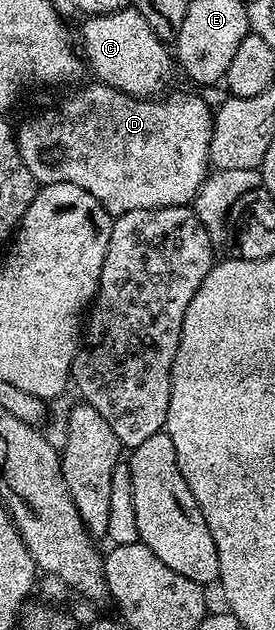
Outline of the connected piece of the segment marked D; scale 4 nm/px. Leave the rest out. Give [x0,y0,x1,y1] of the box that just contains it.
[16,81,214,217]

